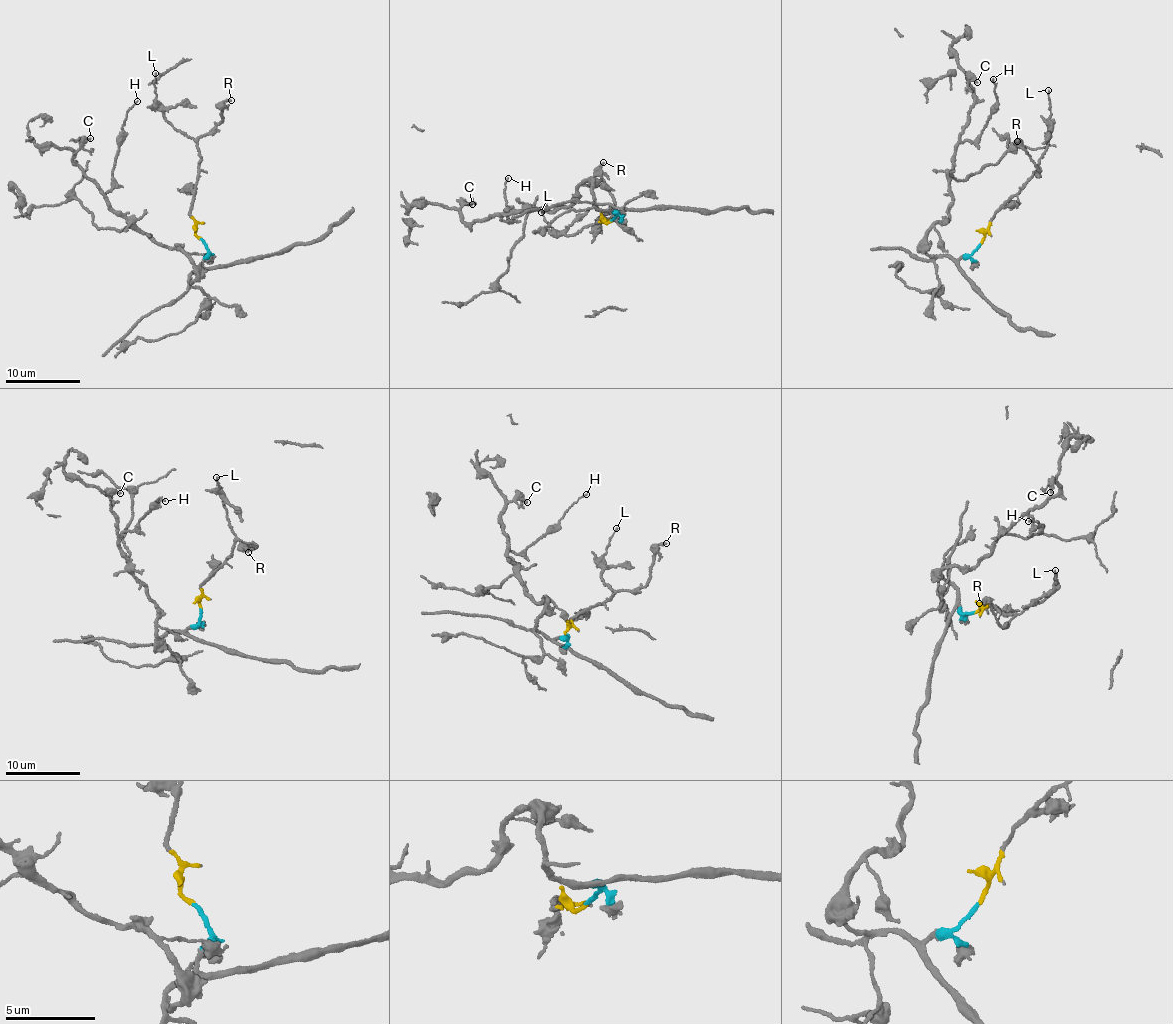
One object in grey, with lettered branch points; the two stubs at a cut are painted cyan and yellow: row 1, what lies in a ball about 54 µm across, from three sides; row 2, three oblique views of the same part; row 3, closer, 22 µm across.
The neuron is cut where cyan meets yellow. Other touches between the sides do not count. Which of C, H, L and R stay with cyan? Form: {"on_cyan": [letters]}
{"on_cyan": ["C", "H"]}

